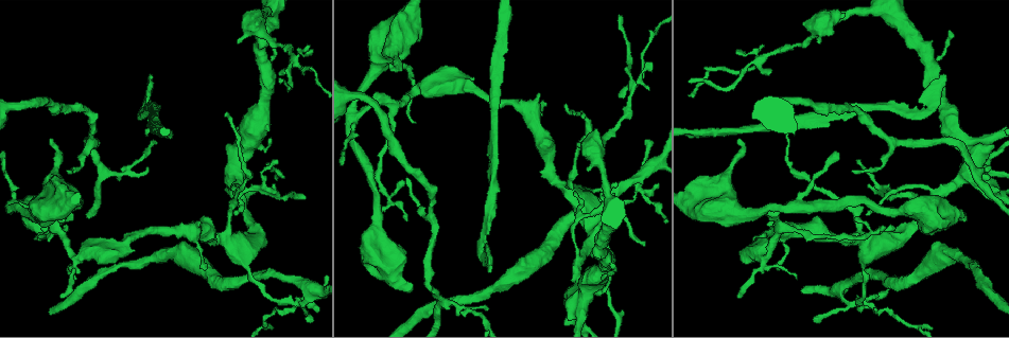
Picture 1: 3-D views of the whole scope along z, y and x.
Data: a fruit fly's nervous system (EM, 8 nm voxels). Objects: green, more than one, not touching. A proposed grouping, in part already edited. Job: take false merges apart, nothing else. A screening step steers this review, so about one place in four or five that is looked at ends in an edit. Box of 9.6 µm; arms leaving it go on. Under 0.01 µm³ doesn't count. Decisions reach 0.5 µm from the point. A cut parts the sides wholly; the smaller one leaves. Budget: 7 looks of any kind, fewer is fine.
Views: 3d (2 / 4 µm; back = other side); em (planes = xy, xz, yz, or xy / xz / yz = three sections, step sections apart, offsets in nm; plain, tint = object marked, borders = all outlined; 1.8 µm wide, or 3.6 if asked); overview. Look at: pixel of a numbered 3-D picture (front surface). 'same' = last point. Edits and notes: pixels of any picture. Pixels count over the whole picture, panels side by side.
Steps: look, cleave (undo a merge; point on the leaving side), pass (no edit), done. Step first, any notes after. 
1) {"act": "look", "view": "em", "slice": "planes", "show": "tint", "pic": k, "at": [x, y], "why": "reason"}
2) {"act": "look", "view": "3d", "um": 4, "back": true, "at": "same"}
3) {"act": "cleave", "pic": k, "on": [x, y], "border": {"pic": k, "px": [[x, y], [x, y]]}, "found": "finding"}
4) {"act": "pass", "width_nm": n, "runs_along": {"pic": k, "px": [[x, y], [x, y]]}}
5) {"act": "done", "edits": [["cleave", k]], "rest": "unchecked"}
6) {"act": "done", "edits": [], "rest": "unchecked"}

{"act": "look", "view": "3d", "um": 2, "pic": 1, "at": [351, 119], "why": "four arms meet"}

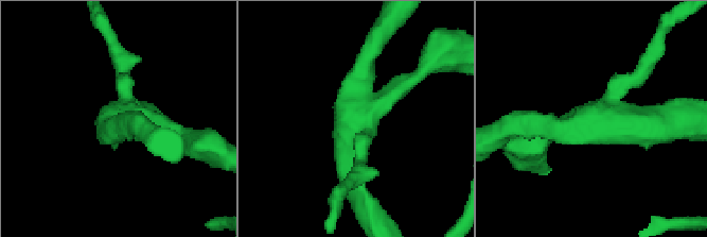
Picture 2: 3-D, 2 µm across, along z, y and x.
{"act": "look", "view": "em", "slice": "xy", "step": 4, "show": "borders", "pic": 2, "at": [120, 119], "arms": 4}

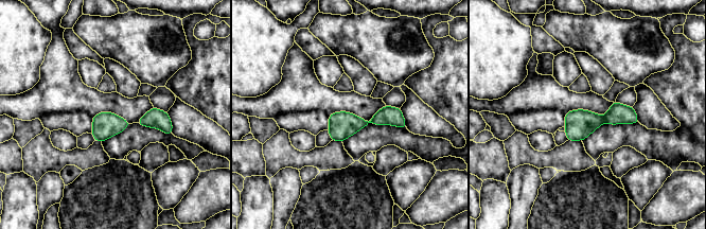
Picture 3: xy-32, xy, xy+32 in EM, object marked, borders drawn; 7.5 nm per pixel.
{"act": "cleave", "pic": 3, "on": [579, 124], "border": {"pic": 3, "px": [[602, 117], [604, 122]]}, "found": "two cells meet here"}

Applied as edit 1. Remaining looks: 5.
{"act": "look", "view": "overview", "why": "see it whole again"}

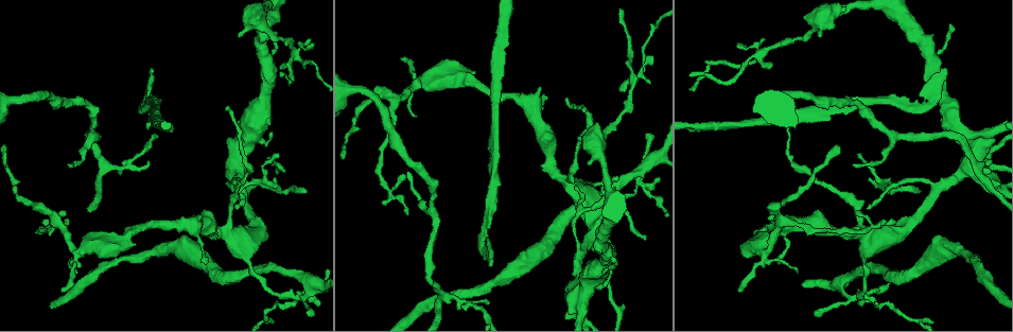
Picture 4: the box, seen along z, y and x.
{"act": "look", "view": "em", "slice": "planes", "show": "tint", "pic": 4, "at": [481, 250], "why": "sharp bend"}

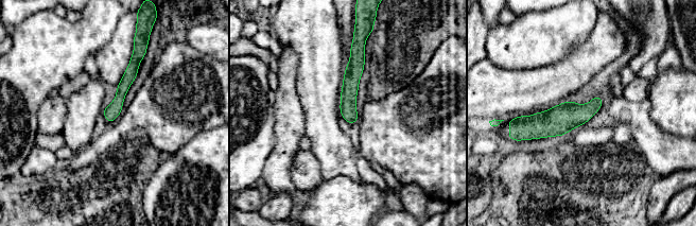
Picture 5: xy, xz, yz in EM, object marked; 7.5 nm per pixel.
{"act": "pass", "width_nm": 120, "runs_along": {"pic": 5, "px": [[599, 101], [559, 120], [522, 119]]}, "found": "all the same cell"}

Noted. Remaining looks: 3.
{"act": "look", "view": "em", "slice": "xz", "step": 8, "show": "tint", "pic": 4, "at": [296, 294], "why": "sudden change in width"}

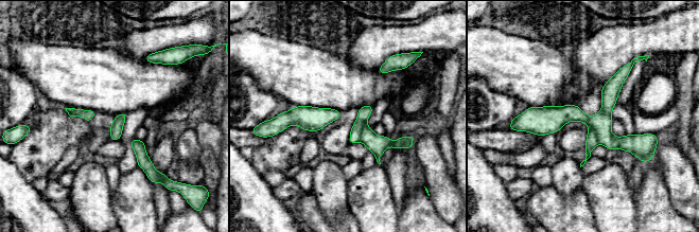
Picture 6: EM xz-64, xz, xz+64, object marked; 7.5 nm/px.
{"act": "cleave", "pic": 6, "on": [364, 112], "border": {"pic": 6, "px": [[366, 121], [359, 141]]}, "found": "a second cell is stuck on"}

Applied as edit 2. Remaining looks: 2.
{"act": "done", "edits": [["cleave", 3], ["cleave", 6]], "rest": "unchecked"}

